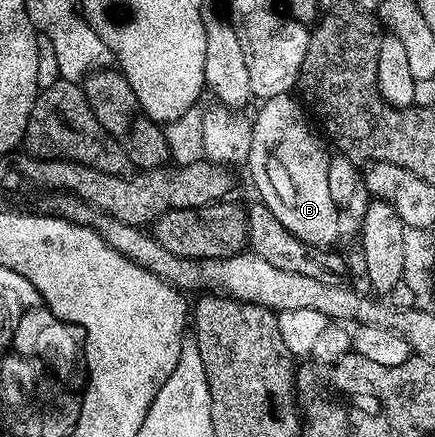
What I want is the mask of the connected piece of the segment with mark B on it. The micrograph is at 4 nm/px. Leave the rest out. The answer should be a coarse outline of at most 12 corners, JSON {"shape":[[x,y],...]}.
{"shape":[[258,105],[245,164],[285,230],[339,236],[333,160],[304,105]]}

